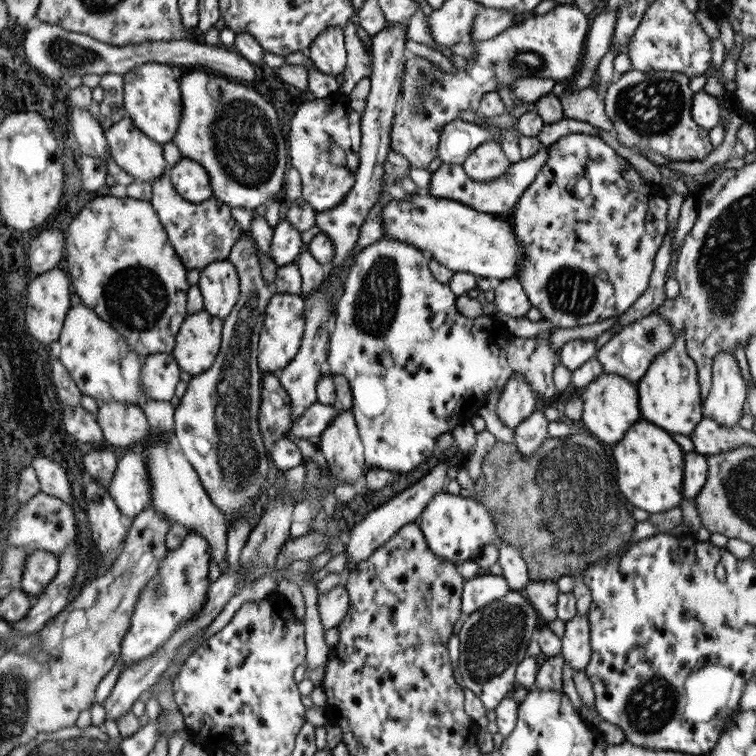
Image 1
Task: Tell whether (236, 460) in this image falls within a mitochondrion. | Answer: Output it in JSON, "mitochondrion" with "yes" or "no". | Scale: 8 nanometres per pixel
{"mitochondrion":"yes"}

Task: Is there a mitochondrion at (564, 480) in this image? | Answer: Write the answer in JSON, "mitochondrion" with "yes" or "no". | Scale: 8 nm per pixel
{"mitochondrion":"yes"}

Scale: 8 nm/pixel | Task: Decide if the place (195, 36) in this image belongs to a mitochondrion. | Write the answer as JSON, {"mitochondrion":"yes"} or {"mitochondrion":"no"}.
{"mitochondrion":"no"}

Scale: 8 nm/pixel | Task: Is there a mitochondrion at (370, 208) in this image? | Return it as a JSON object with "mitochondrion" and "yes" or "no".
{"mitochondrion":"no"}

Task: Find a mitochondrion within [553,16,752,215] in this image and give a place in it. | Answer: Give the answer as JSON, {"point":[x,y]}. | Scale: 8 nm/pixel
{"point":[651,106]}

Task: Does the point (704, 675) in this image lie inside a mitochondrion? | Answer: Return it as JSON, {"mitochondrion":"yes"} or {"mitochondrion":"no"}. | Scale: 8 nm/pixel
{"mitochondrion":"no"}

